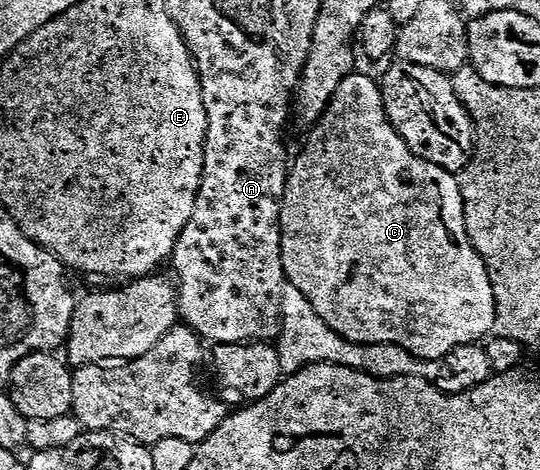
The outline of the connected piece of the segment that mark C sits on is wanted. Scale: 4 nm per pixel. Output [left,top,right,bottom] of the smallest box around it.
[281,74,495,360]

